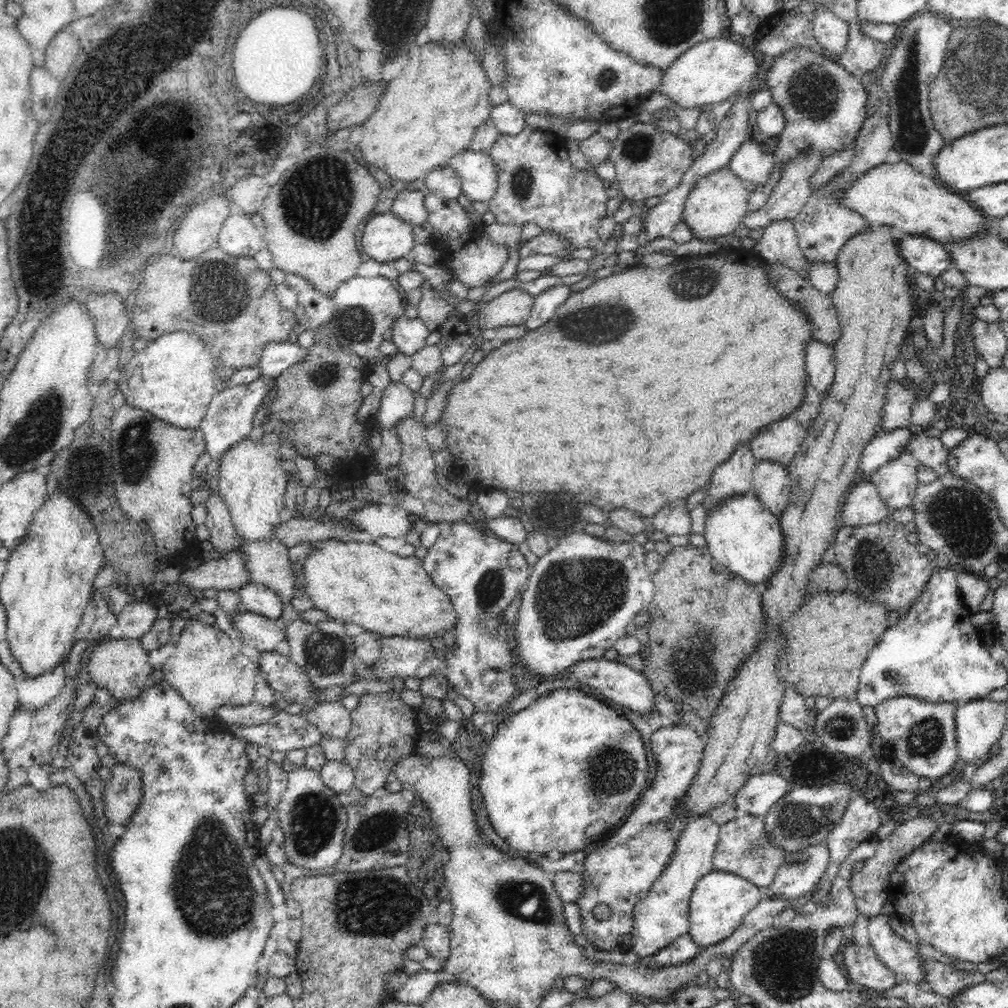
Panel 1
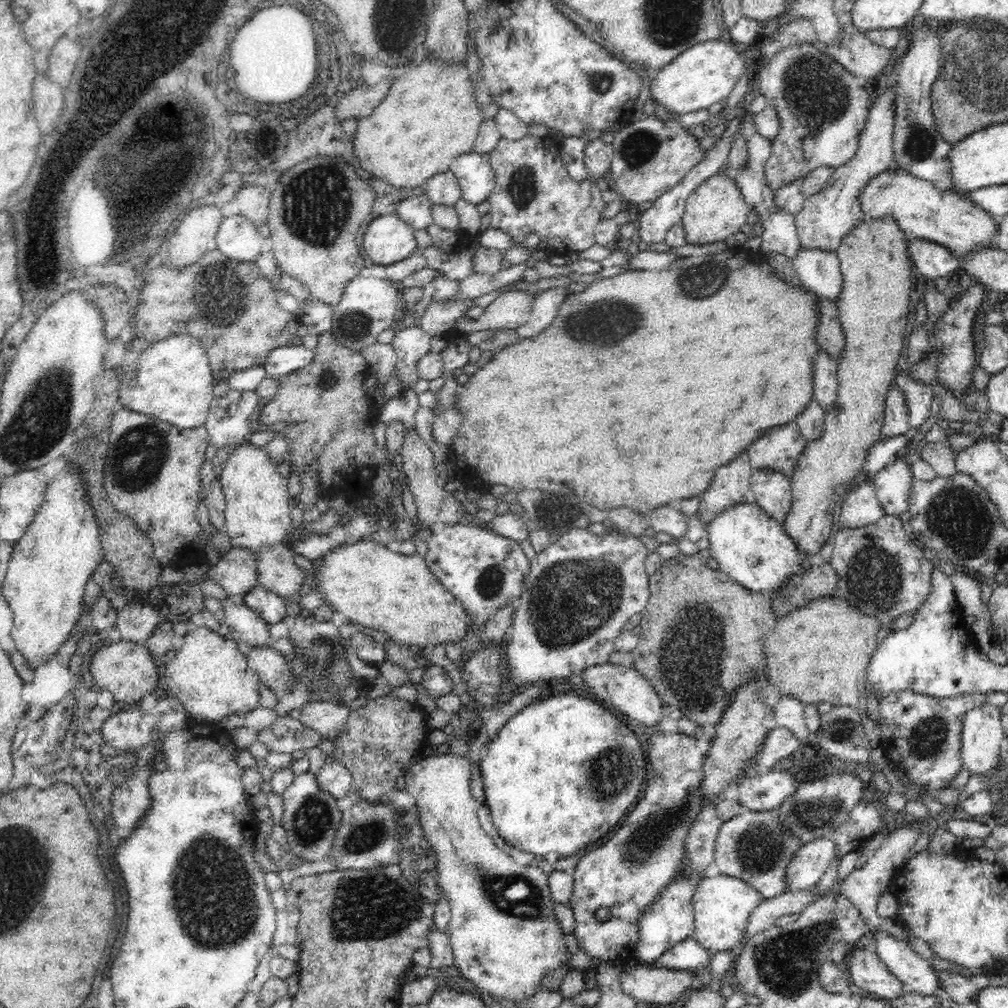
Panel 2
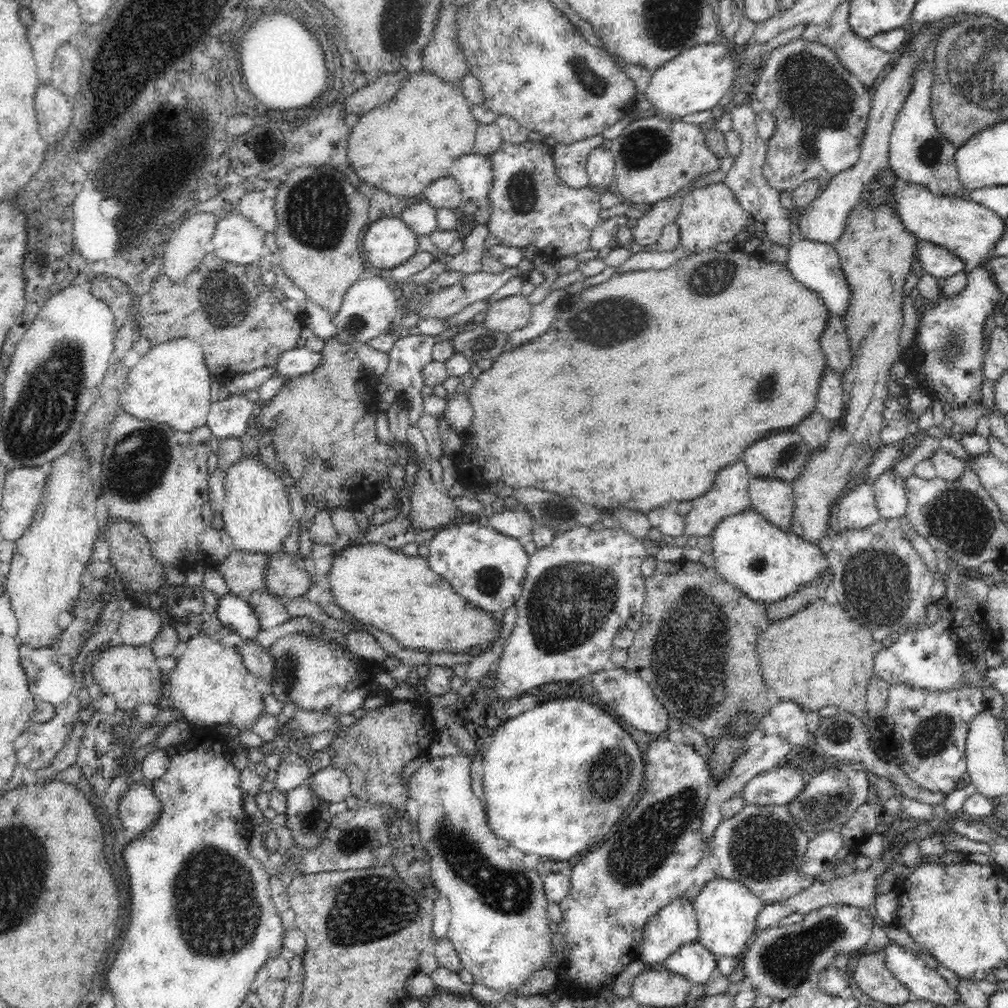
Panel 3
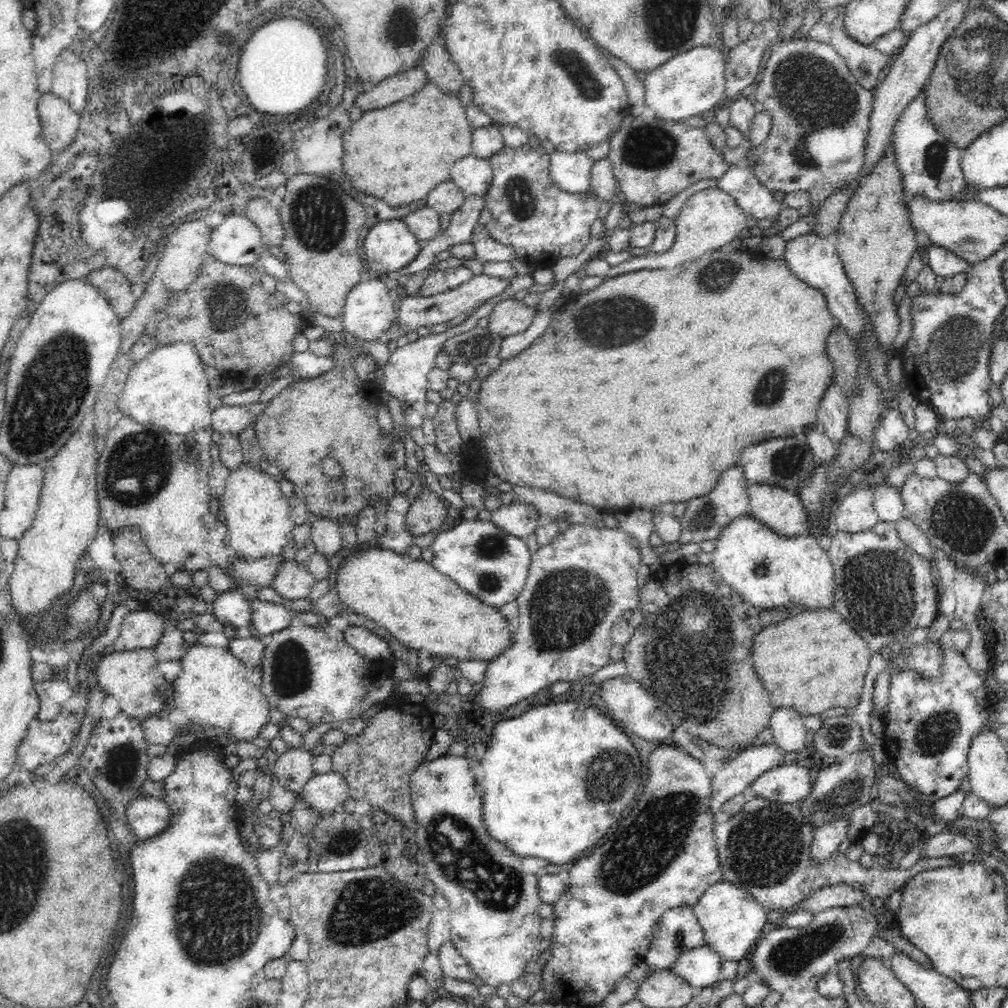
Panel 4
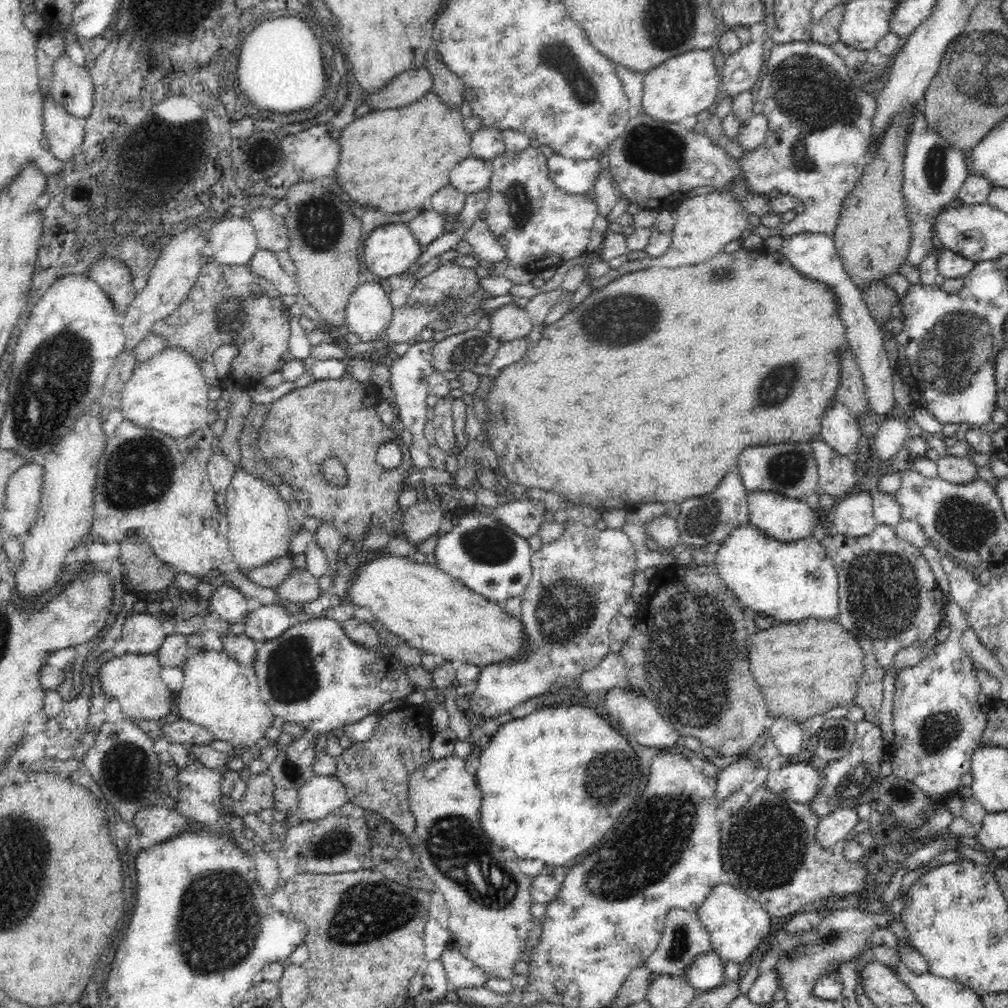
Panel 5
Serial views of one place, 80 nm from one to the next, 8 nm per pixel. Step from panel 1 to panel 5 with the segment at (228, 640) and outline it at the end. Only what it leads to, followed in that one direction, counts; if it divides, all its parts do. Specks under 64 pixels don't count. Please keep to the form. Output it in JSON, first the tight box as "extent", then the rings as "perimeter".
{"extent":[174,650,275,748],"perimeter":[[[206,650],[190,655],[182,667],[183,686],[174,698],[180,718],[208,729],[214,740],[228,741],[237,748],[264,742],[264,733],[275,716],[259,695],[253,666],[240,664],[226,651]]]}

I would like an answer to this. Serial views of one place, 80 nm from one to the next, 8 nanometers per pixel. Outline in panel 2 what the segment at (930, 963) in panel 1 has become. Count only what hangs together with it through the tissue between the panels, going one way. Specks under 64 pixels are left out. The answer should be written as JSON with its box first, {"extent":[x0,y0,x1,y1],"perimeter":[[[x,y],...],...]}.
{"extent":[931,966,990,1004],"perimeter":[[[934,966],[931,969],[936,972],[940,981],[940,989],[948,992],[952,1001],[958,1004],[969,1004],[976,1002],[978,991],[990,986],[987,975],[962,976],[962,974],[949,974],[946,970],[938,970]]]}

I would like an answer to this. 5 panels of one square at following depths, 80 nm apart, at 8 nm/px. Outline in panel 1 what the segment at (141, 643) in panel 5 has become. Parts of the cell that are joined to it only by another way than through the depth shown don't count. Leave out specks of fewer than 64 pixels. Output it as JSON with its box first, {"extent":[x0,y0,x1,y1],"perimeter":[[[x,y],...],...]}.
{"extent":[117,601,157,639],"perimeter":[[[146,601],[128,603],[117,614],[117,623],[126,638],[139,639],[151,629],[157,620],[157,610]]]}

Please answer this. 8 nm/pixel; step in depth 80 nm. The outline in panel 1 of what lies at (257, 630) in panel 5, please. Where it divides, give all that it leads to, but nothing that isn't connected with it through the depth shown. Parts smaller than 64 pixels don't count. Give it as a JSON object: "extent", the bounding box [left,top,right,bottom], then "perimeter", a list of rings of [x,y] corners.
{"extent":[237,581,283,620],"perimeter":[[[250,581],[237,591],[241,598],[243,610],[260,614],[272,620],[277,620],[281,616],[283,602],[266,585]]]}

